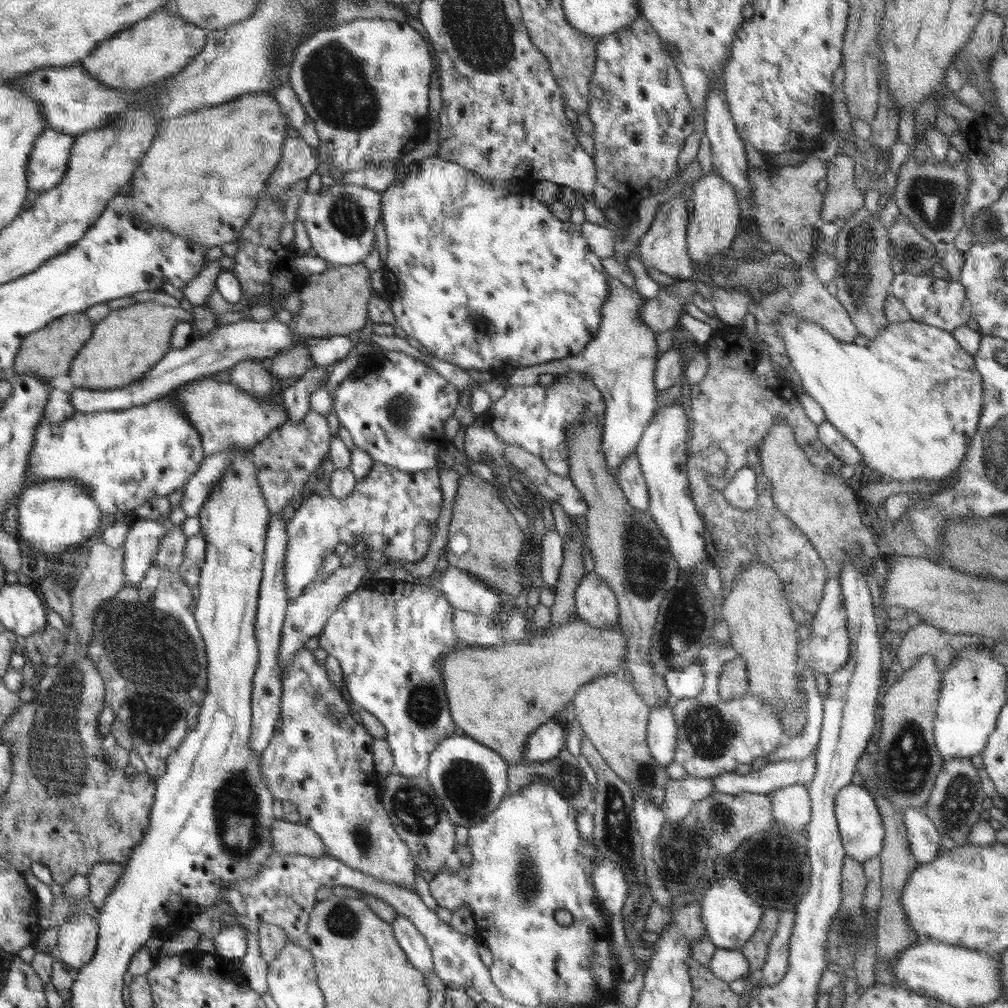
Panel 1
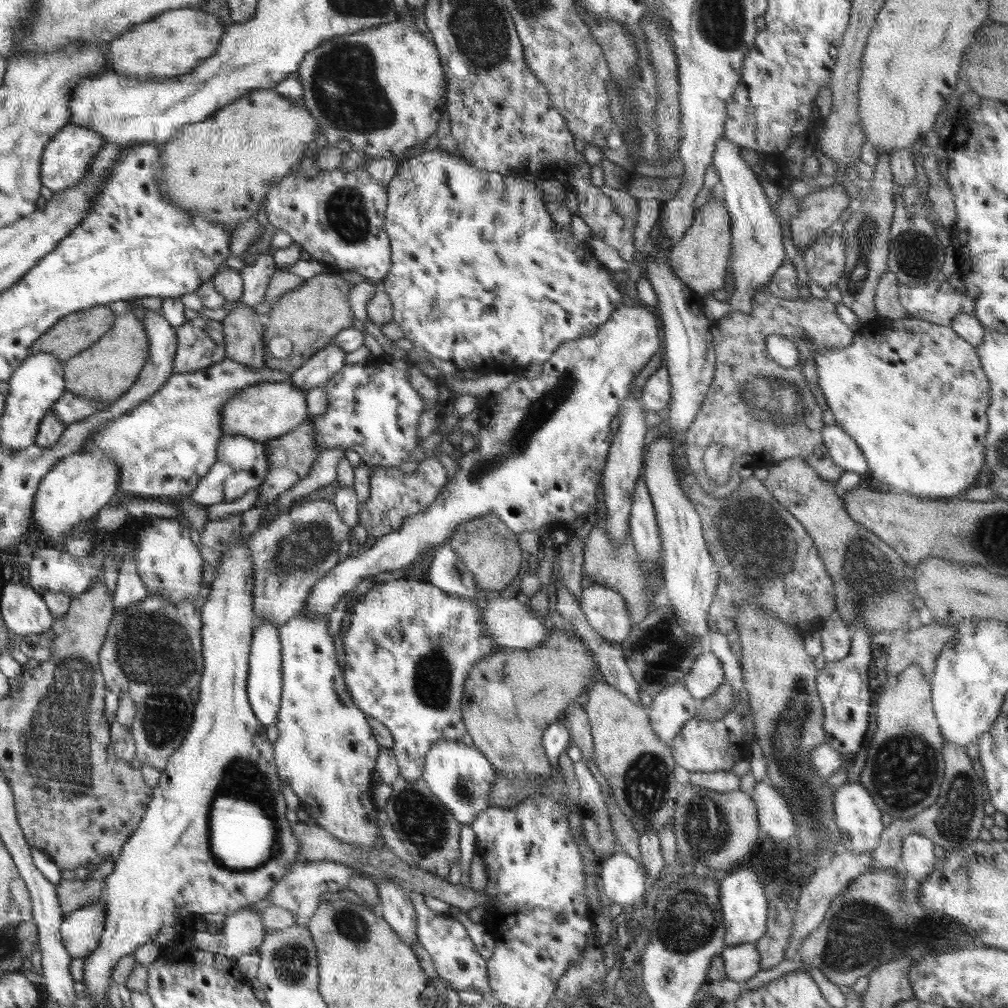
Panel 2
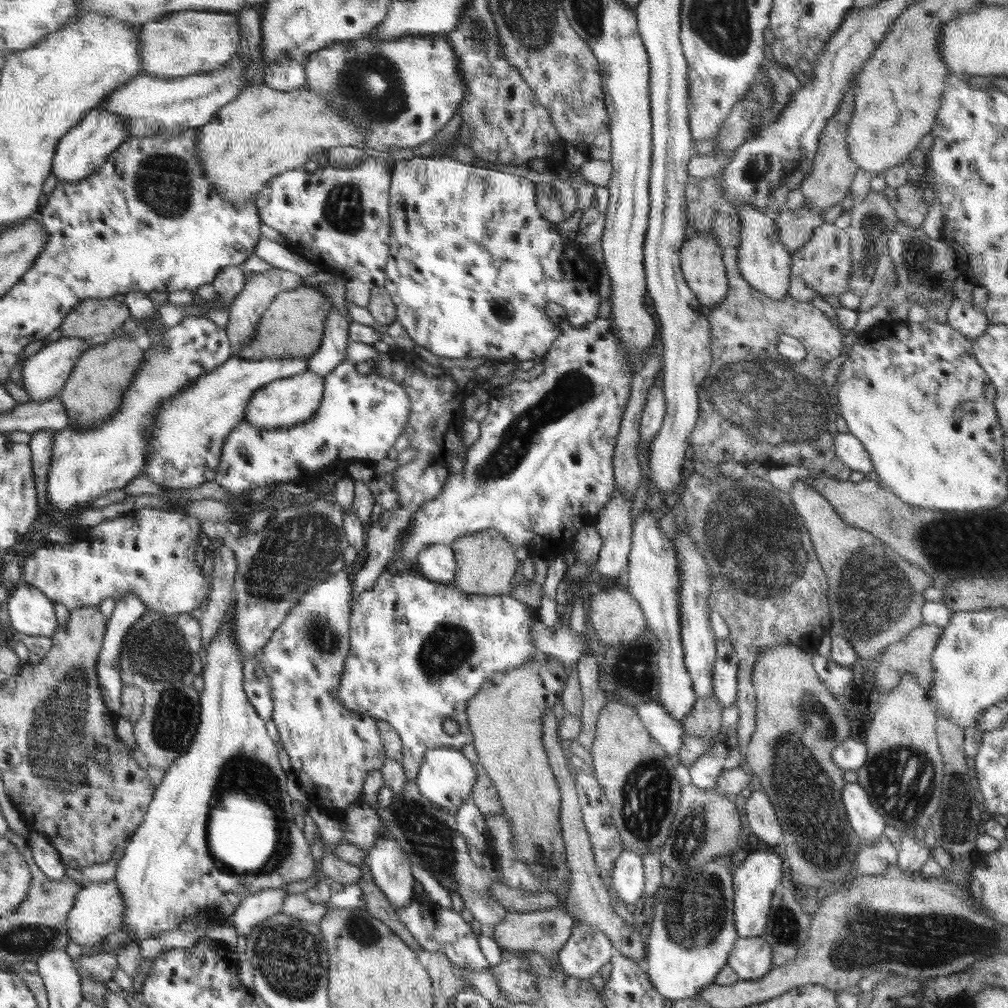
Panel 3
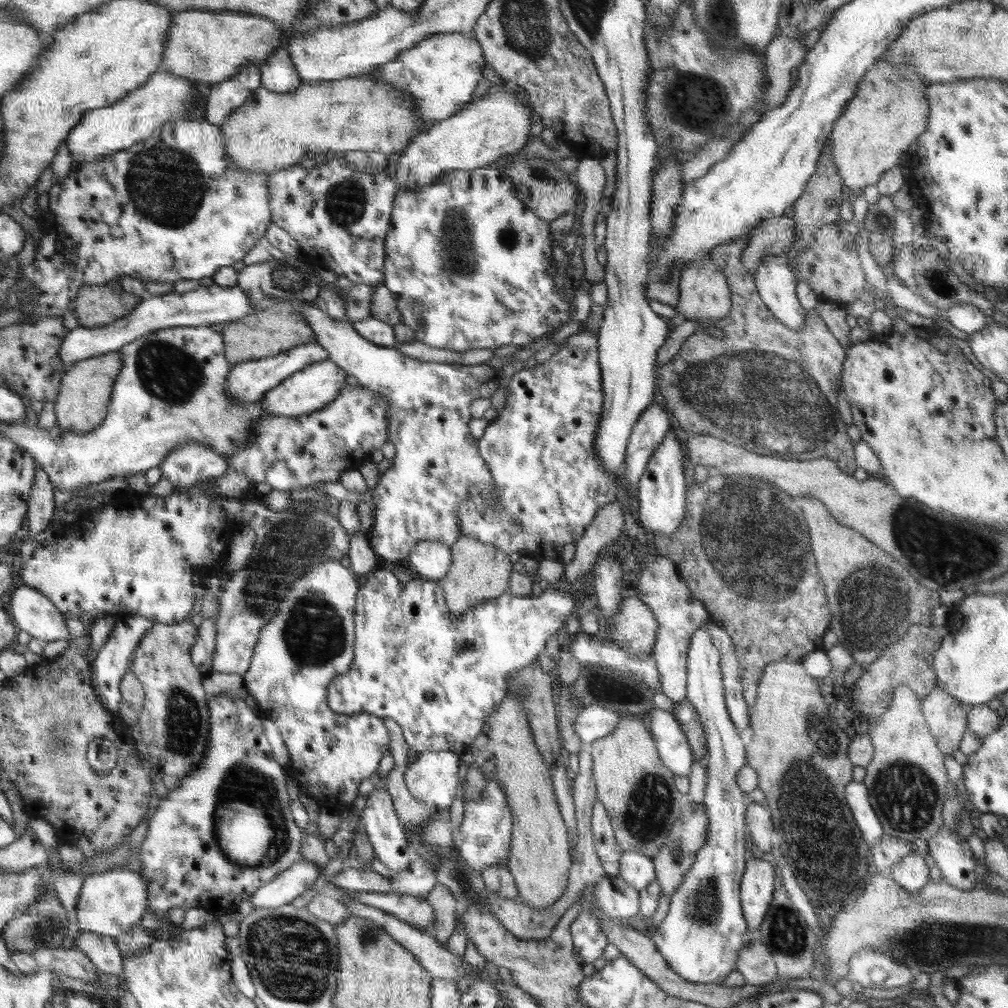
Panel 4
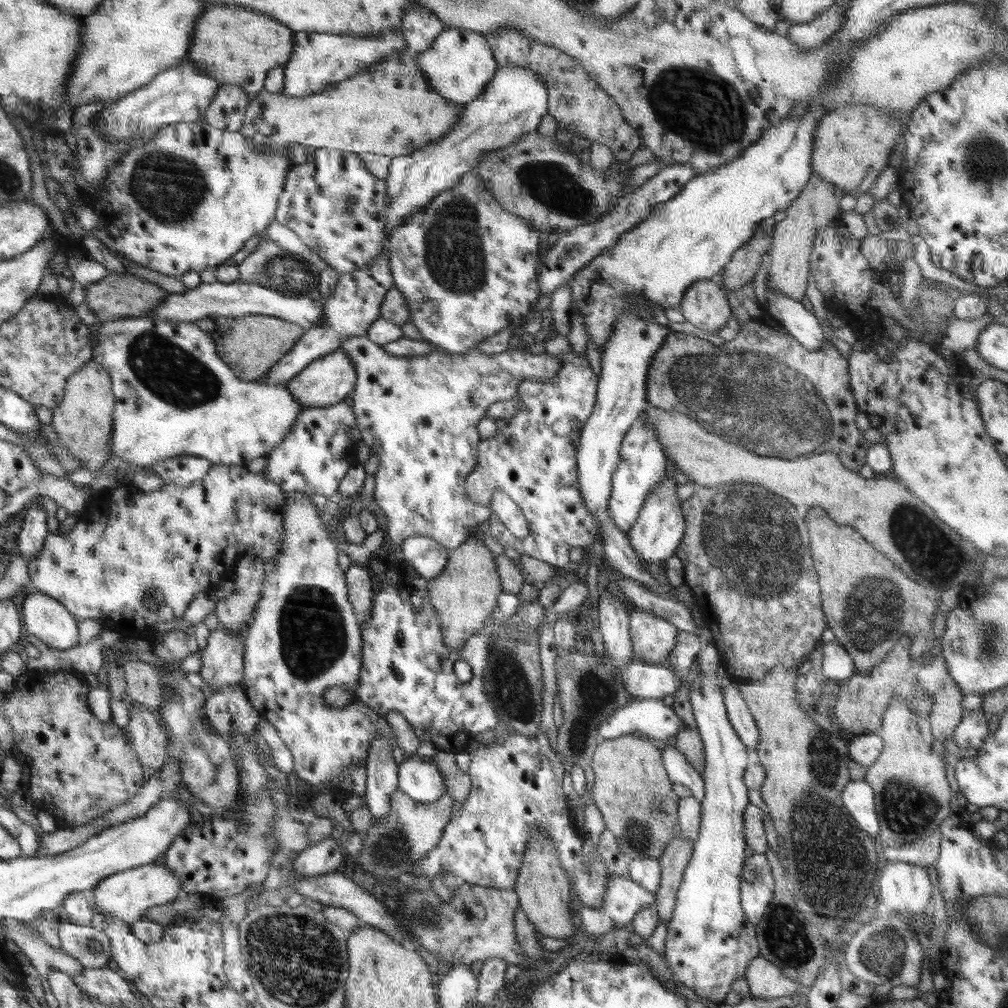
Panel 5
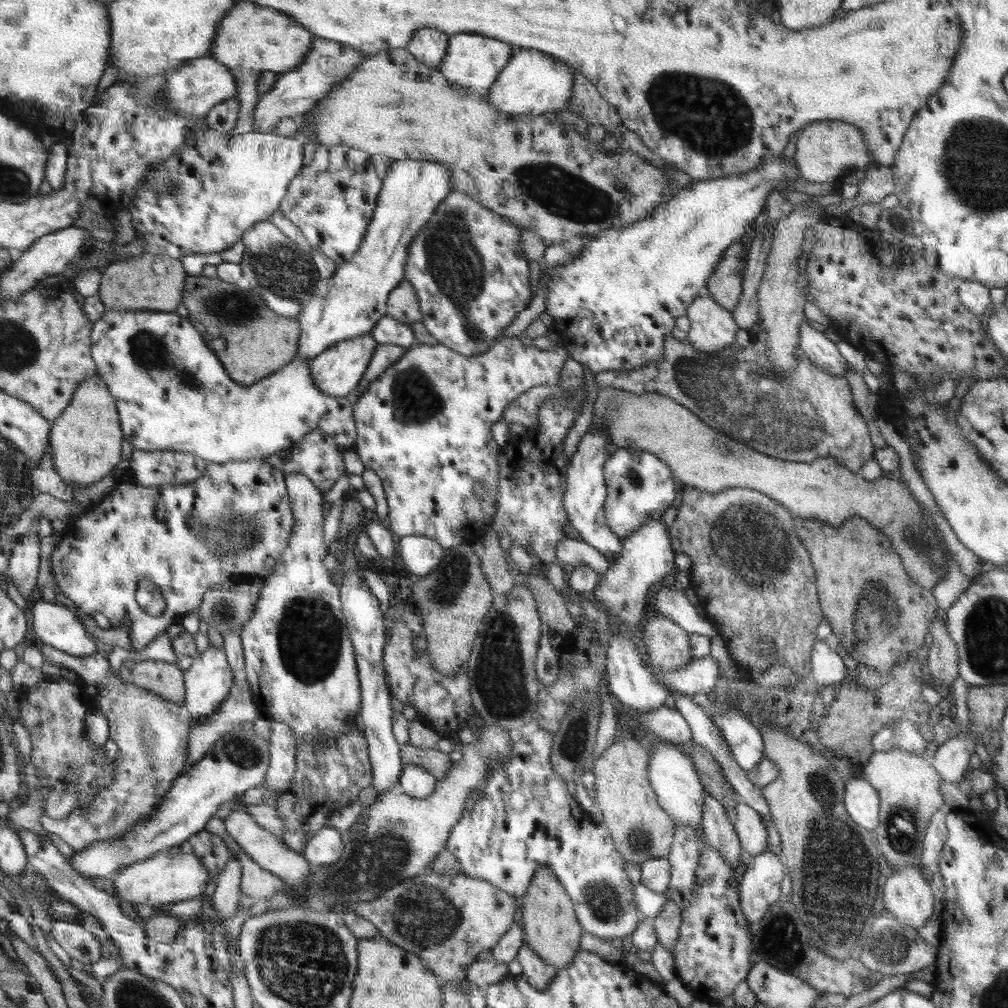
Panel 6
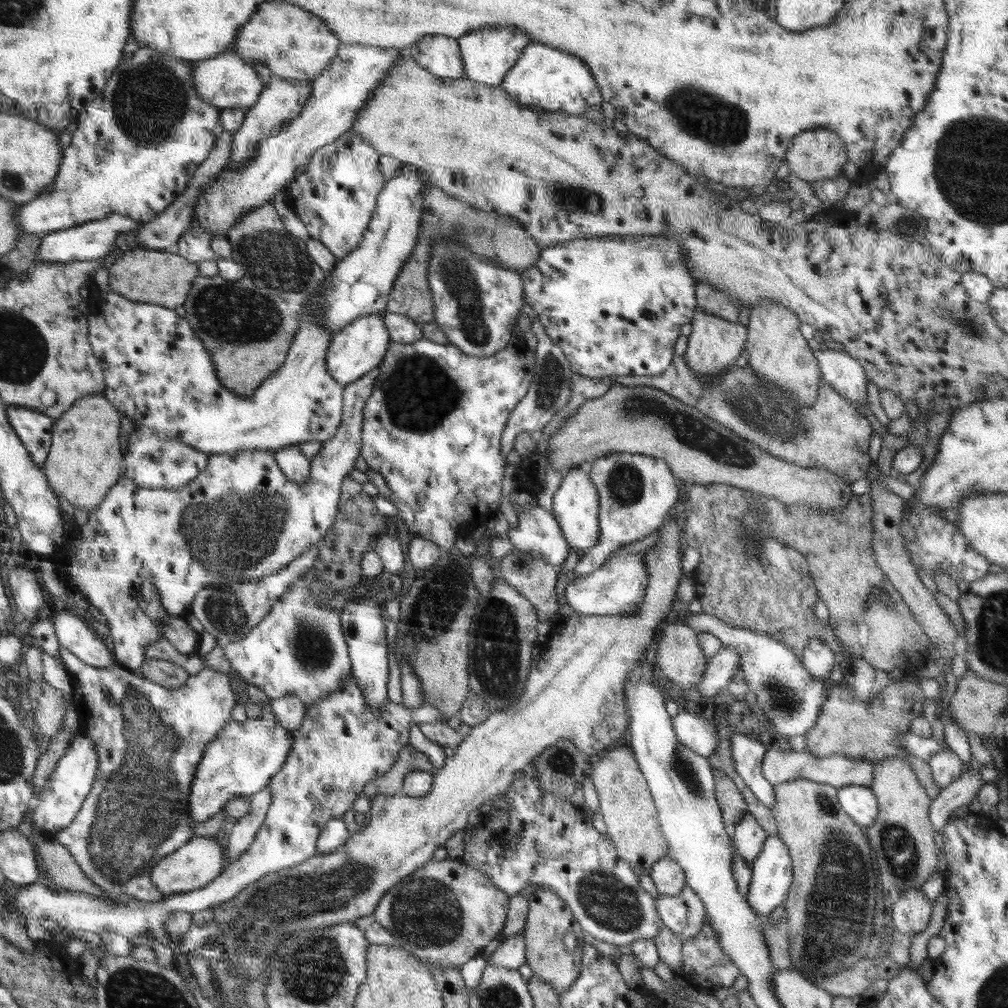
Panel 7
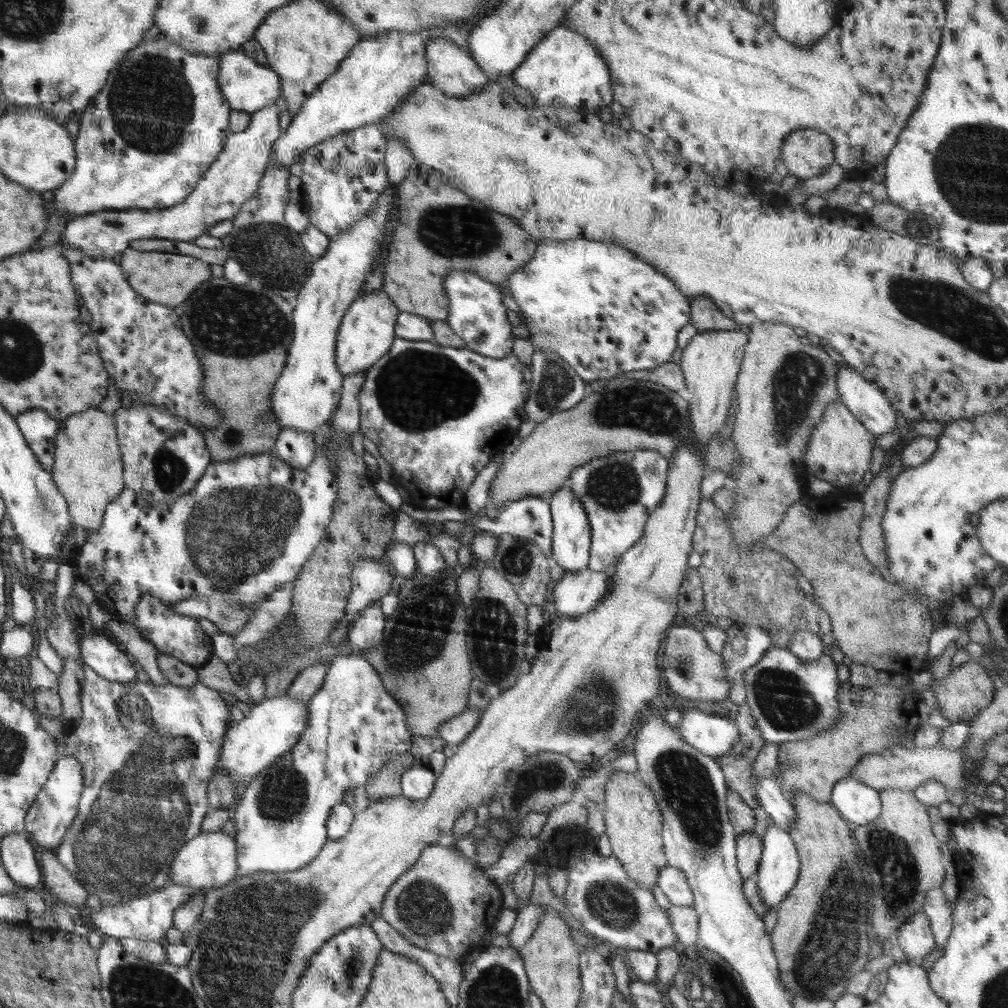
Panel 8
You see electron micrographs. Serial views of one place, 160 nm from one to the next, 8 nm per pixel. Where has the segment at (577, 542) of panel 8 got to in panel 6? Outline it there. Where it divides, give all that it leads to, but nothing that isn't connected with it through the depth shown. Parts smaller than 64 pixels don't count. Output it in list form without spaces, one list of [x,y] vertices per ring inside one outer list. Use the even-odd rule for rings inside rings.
[[[588,430],[578,444],[578,450],[572,456],[567,467],[567,487],[563,496],[563,505],[568,515],[570,526],[574,527],[583,541],[593,546],[607,557],[615,560],[621,553],[622,538],[616,536],[606,525],[604,514],[605,500],[607,499],[607,484],[604,478],[604,463],[611,453],[608,448],[609,440],[604,432]]]

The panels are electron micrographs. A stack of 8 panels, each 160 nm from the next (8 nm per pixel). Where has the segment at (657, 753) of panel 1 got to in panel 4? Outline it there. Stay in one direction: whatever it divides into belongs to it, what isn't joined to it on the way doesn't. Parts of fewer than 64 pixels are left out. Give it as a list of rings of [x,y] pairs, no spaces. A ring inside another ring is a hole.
[[[658,553],[644,557],[636,588],[637,597],[653,612],[658,623],[651,657],[659,673],[661,692],[674,703],[682,702],[687,697],[687,650],[692,633],[707,622],[709,614],[704,603],[692,596],[688,585],[679,575],[677,566]]]

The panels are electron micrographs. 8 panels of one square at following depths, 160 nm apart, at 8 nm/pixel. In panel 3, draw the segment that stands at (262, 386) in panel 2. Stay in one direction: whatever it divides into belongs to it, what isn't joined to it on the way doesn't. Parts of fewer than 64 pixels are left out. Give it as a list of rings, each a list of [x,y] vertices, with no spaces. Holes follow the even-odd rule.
[[[307,370],[287,379],[276,380],[255,392],[254,398],[248,404],[244,421],[248,421],[250,425],[258,427],[258,429],[272,431],[300,425],[319,411],[325,387],[324,376]]]

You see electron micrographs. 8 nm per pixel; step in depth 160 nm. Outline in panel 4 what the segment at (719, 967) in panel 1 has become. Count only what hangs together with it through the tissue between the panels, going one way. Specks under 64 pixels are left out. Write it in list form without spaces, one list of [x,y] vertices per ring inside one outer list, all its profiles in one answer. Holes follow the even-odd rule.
[[[756,939],[740,948],[736,959],[736,971],[744,976],[748,984],[762,986],[778,978],[772,953]]]

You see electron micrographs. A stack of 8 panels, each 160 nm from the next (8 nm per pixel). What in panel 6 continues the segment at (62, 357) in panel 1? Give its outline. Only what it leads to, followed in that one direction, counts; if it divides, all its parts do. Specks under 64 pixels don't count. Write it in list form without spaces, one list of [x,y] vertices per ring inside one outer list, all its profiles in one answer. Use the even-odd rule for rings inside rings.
[[[146,252],[133,256],[124,261],[108,264],[102,270],[101,283],[98,293],[105,310],[117,311],[144,311],[158,310],[164,312],[176,311],[176,306],[183,300],[186,290],[187,275],[199,275],[205,264],[220,265],[223,263],[219,252],[198,254],[191,252],[182,260],[169,256],[153,255]]]

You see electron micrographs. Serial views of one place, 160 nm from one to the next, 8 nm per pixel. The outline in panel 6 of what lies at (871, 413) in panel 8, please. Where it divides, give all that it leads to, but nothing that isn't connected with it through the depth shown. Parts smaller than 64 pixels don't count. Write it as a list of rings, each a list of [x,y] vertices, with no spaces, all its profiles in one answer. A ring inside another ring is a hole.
[[[808,320],[801,322],[799,348],[820,369],[833,375],[844,377],[850,365],[823,332],[812,327]]]

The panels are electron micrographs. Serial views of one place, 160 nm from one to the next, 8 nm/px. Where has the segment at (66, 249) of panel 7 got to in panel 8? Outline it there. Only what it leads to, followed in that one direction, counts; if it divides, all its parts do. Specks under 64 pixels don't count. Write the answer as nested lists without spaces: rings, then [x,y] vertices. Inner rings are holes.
[[[280,95],[275,103],[251,113],[251,123],[246,130],[230,134],[222,154],[208,167],[198,186],[182,203],[160,211],[110,209],[80,215],[67,222],[58,245],[69,244],[92,258],[117,258],[127,250],[131,240],[165,238],[192,242],[217,222],[233,220],[243,204],[259,191],[263,175],[274,157],[274,144],[284,131],[278,124],[278,117],[287,109],[287,100]]]

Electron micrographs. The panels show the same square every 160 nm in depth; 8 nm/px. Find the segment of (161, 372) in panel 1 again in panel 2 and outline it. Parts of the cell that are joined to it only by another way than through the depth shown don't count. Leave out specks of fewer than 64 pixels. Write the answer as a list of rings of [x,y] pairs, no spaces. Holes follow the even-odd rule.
[[[66,391],[54,402],[54,405],[48,410],[48,414],[52,412],[60,422],[64,422],[68,426],[88,419],[92,414],[104,411],[108,406],[109,404],[96,404],[86,398],[78,398]]]

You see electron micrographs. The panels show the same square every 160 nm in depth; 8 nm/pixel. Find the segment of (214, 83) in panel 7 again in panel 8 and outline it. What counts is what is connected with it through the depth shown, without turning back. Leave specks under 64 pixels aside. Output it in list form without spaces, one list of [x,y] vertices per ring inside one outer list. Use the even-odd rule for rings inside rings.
[[[241,49],[220,54],[218,81],[219,87],[224,88],[224,100],[232,104],[231,110],[253,113],[275,103],[282,94],[282,78],[279,73],[269,66],[259,65]]]

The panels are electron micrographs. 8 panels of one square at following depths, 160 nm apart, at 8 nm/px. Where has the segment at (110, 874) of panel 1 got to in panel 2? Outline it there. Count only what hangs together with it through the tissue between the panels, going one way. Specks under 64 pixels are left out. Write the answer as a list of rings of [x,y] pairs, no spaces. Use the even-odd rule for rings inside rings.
[[[108,861],[94,869],[87,880],[60,880],[60,883],[54,886],[60,912],[65,916],[90,903],[94,903],[96,899],[100,899],[102,890],[105,888],[106,879],[108,879],[113,869],[113,861]]]

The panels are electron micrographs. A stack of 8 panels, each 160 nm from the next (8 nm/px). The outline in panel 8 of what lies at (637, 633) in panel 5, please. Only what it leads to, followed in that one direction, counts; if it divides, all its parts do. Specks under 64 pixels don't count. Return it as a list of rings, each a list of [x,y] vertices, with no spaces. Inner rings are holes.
[[[672,626],[665,635],[664,656],[661,657],[661,668],[670,689],[684,699],[708,700],[722,704],[728,699],[730,687],[737,681],[727,680],[726,660],[721,653],[714,652],[706,642],[703,634],[689,626]]]

